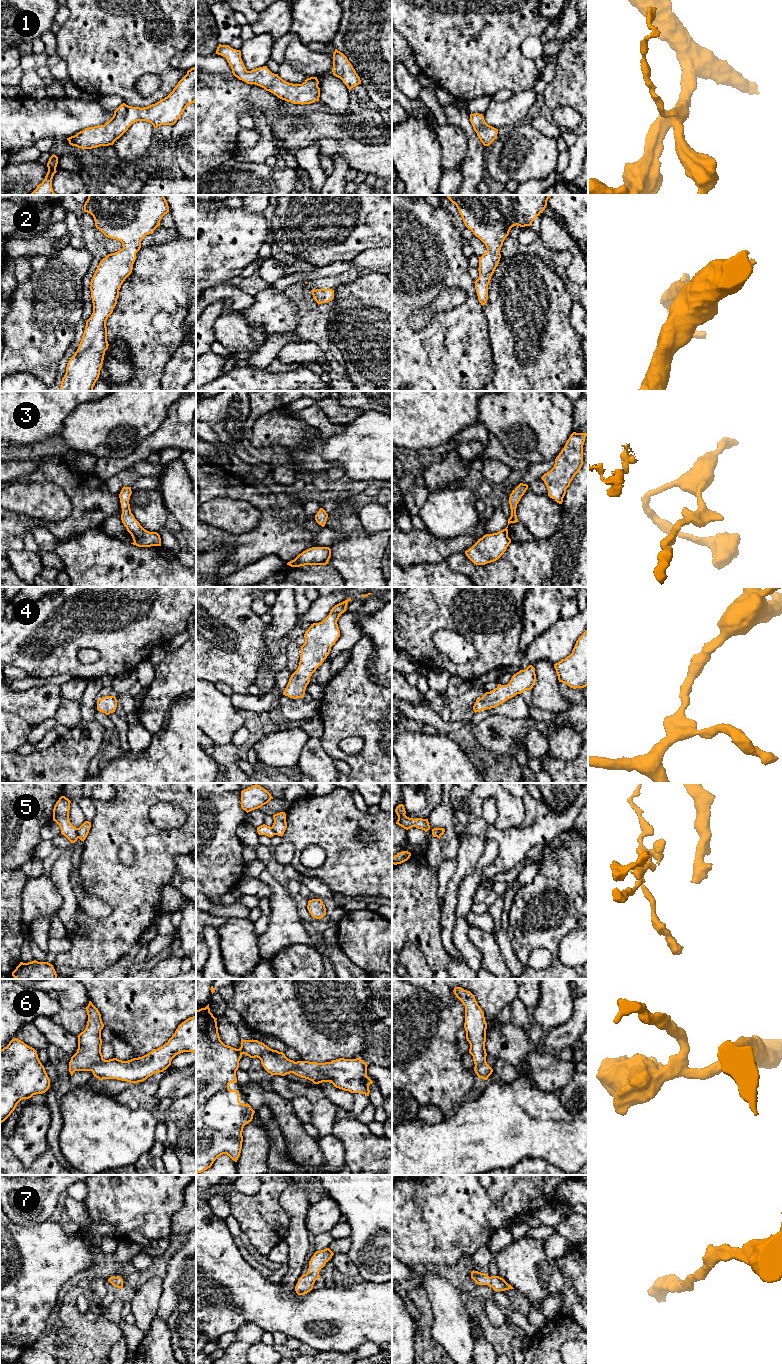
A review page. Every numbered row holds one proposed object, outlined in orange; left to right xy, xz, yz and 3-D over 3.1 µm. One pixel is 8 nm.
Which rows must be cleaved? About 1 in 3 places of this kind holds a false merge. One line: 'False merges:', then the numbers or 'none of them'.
False merges: 5

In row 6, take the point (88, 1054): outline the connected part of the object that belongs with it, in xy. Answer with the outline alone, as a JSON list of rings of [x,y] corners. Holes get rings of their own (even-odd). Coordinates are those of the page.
[[[91,1001],[85,1009],[88,1021],[85,1030],[77,1036],[78,1049],[69,1062],[71,1076],[75,1071],[91,1071],[99,1080],[117,1079],[135,1084],[166,1070],[179,1053],[196,1054],[195,1015],[182,1022],[167,1043],[148,1054],[128,1061],[105,1060],[101,1053],[101,1030],[104,1027],[101,1014]]]

